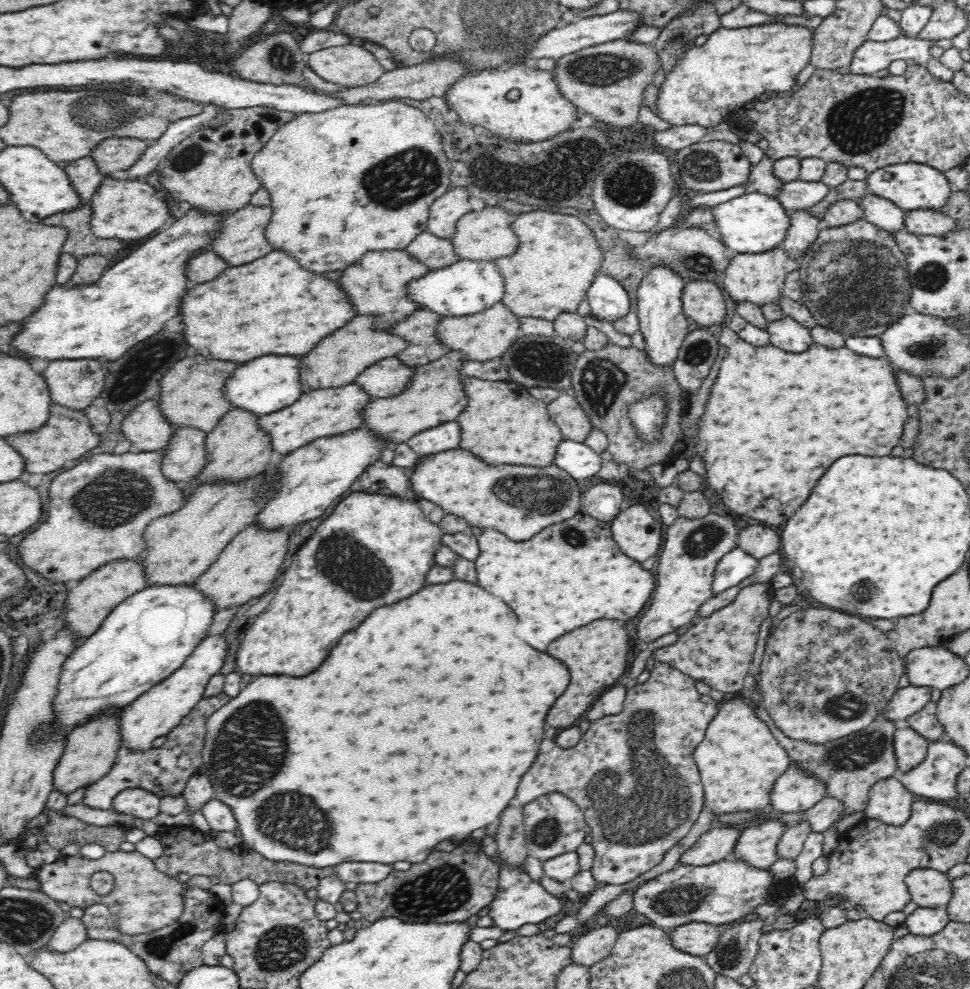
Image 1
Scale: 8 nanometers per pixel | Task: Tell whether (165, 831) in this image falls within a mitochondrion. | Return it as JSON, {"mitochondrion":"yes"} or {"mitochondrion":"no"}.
{"mitochondrion":"no"}

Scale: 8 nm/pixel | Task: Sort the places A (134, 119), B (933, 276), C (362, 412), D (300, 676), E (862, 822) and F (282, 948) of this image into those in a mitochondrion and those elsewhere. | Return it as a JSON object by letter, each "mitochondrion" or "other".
{"A":"mitochondrion","B":"mitochondrion","C":"other","D":"other","E":"other","F":"mitochondrion"}

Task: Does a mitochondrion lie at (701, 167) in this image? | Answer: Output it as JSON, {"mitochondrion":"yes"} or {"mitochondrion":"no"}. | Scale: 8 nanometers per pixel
{"mitochondrion":"yes"}

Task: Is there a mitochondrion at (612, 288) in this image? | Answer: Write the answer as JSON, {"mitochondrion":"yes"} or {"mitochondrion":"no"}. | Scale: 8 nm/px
{"mitochondrion":"no"}

